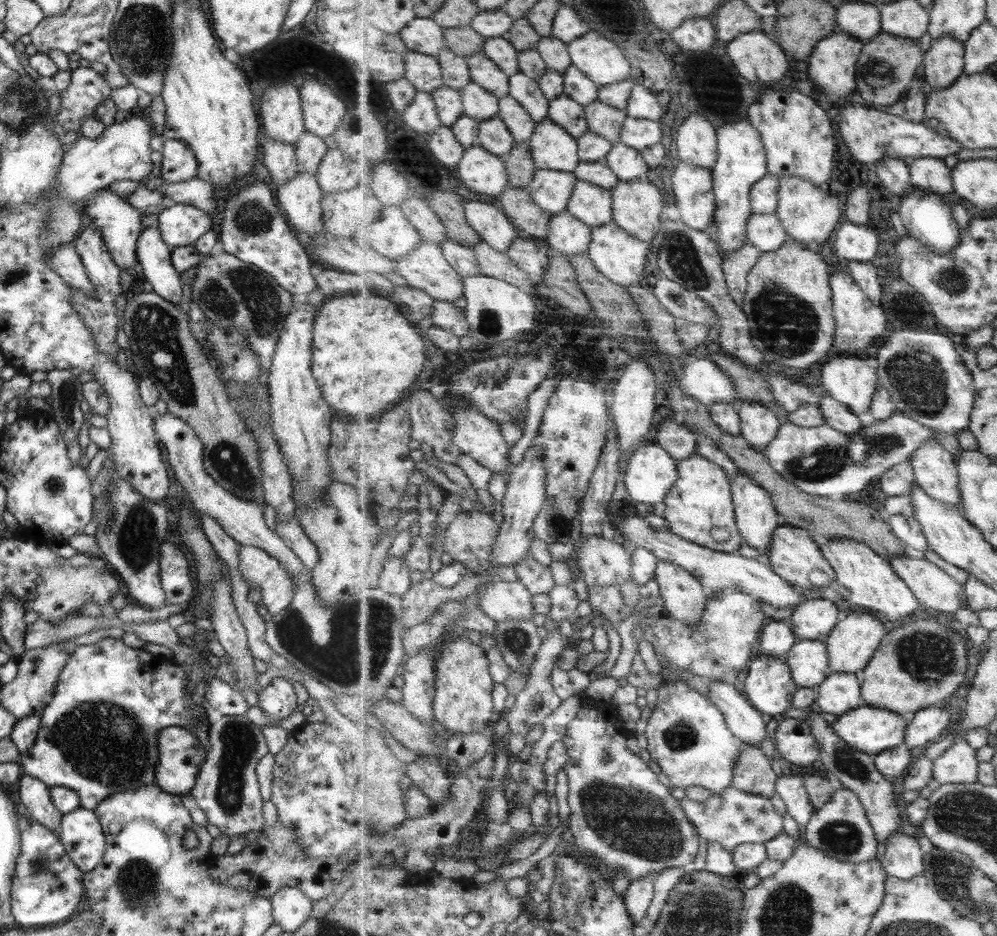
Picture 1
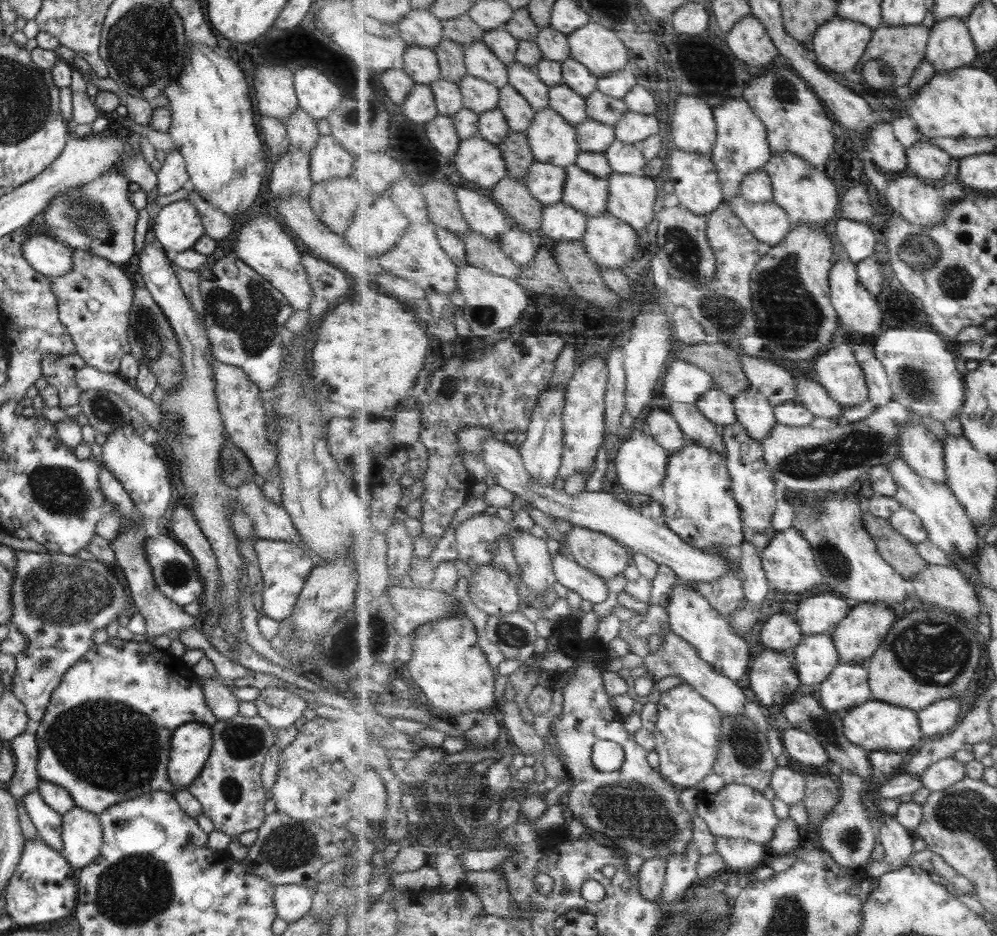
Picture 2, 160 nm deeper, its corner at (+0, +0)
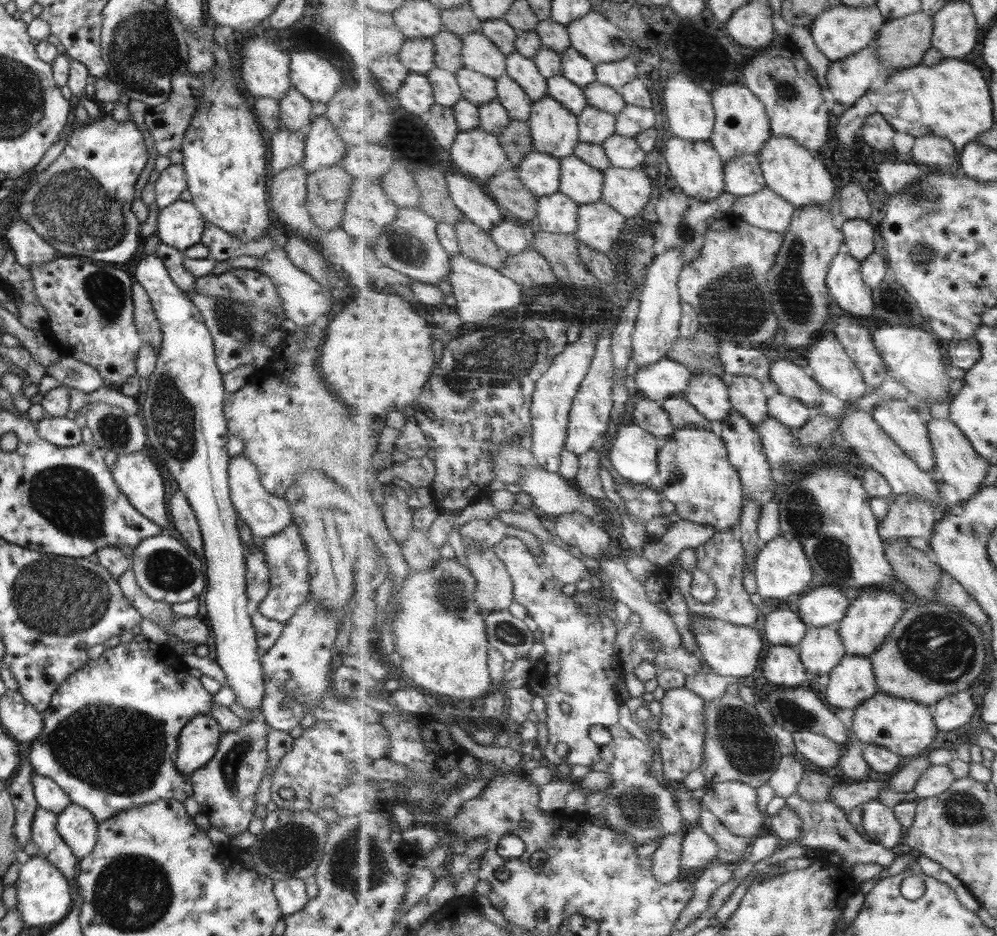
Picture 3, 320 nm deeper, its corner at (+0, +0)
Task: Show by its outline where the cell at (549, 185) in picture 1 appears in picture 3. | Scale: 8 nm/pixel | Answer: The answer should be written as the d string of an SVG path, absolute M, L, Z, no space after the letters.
M533 150L516 166L518 177L537 196L549 196L560 192L561 163L551 153Z

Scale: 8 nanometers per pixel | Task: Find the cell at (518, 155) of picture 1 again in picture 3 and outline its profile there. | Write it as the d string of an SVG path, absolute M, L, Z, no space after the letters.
M513 119L511 124L501 132L499 138L501 146L505 149L515 168L521 164L526 154L535 150L528 122L519 122Z

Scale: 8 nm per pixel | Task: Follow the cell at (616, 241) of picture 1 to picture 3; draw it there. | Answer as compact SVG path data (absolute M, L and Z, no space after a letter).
M605 201L580 204L580 223L576 235L590 249L609 252L621 238L627 217Z

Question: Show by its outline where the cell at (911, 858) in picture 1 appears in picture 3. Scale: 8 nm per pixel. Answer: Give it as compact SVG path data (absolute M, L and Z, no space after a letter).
M879 799L862 804L862 822L859 827L866 838L887 848L899 846L906 831L894 809L881 804Z

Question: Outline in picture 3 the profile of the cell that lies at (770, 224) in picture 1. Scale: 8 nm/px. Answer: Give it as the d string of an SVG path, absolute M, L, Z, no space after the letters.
M767 186L755 194L738 197L734 204L734 214L749 224L782 235L789 230L795 209L794 204Z

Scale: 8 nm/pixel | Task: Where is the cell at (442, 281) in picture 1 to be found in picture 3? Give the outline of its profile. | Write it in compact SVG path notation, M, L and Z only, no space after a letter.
M399 207L397 218L383 229L383 234L374 242L373 252L383 266L405 274L413 281L436 285L441 280L448 281L448 275L453 274L452 259L441 244L437 225L432 216L419 208Z

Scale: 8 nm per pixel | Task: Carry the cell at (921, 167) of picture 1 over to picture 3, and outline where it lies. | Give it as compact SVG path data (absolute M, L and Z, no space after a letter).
M925 135L916 137L912 156L912 161L919 166L925 165L927 169L941 171L957 160L957 150L948 138Z

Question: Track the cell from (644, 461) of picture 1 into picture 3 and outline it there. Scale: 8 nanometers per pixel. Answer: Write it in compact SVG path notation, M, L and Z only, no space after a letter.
M619 425L616 429L616 441L607 455L616 472L633 484L648 485L651 476L659 474L659 452L663 440L655 437L653 433L645 430L641 425Z

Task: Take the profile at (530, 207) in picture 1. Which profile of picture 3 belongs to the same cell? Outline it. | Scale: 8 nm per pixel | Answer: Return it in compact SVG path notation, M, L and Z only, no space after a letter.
M514 166L492 176L487 183L497 204L521 220L535 222L539 196L524 185Z

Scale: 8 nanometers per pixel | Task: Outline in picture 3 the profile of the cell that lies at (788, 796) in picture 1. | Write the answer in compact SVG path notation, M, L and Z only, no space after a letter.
M793 753L782 755L778 768L768 782L781 798L789 798L791 794L798 792L798 786L804 779L806 770L803 770L803 764L795 758Z

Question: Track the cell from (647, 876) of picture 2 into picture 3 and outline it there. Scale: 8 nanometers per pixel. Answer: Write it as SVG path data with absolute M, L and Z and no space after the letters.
M687 831L673 833L665 836L665 840L660 842L657 852L652 856L654 873L656 879L663 884L671 884L682 876L682 850Z

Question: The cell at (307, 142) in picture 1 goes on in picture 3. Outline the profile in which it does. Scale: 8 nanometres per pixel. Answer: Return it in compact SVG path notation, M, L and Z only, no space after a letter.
M289 85L278 102L280 126L303 134L311 126L310 100Z

